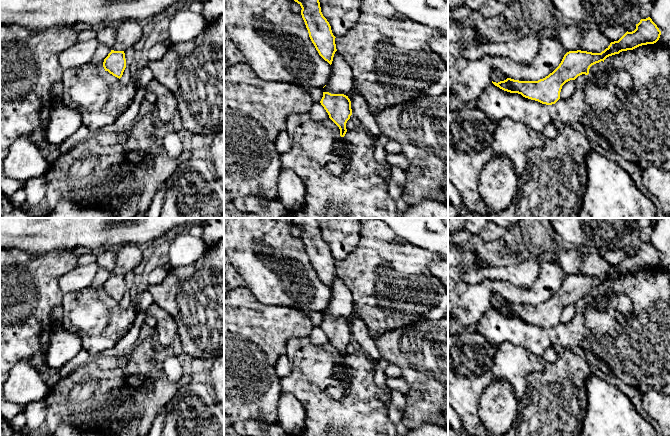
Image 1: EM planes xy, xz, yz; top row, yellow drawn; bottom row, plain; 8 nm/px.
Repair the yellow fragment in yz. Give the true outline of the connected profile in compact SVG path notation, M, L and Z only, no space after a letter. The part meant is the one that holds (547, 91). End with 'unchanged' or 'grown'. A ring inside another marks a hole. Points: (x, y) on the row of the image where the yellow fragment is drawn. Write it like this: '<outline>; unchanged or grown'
M650 17L641 19L636 24L636 29L626 32L618 41L611 42L601 53L587 51L567 52L559 66L548 76L538 81L519 81L507 78L498 83L492 83L500 89L518 93L523 97L538 101L542 104L552 105L560 99L562 86L575 80L578 76L589 74L592 65L599 63L612 55L622 51L633 50L639 46L656 43L661 35L661 31Z; unchanged

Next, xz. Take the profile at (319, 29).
M294 0L302 10L301 15L305 22L309 37L319 55L332 64L336 49L335 36L331 26L321 12L319 0Z; unchanged

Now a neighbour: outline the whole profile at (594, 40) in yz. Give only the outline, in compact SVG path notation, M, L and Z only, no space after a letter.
M582 26L583 38L579 50L601 53L610 45L611 41L595 26Z

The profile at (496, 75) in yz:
M498 67L496 68L493 68L492 71L491 71L491 79L493 82L500 82L500 81L504 81L506 80L508 77L505 76L500 70Z

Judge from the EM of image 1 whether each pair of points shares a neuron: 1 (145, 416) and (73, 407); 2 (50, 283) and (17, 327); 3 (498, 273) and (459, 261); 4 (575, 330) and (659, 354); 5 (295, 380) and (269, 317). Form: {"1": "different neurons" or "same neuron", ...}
{"1": "same neuron", "2": "same neuron", "3": "different neurons", "4": "same neuron", "5": "different neurons"}

